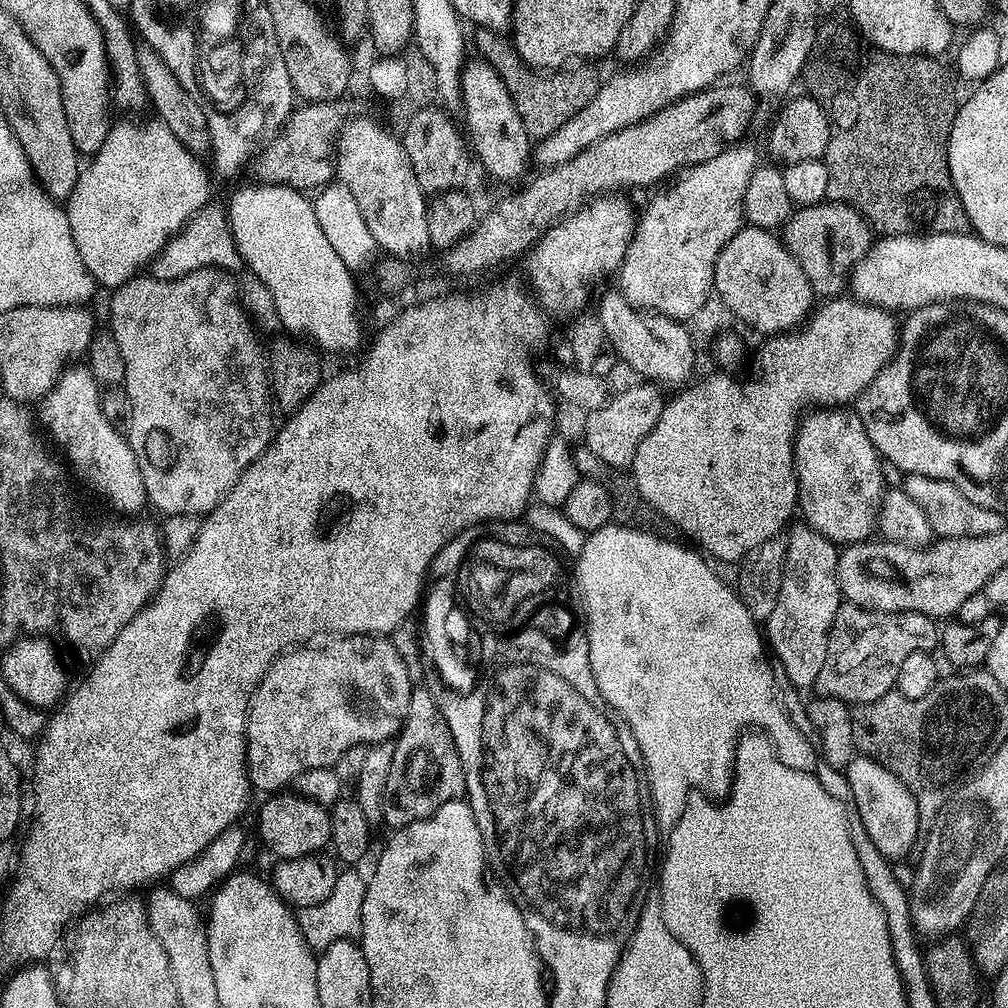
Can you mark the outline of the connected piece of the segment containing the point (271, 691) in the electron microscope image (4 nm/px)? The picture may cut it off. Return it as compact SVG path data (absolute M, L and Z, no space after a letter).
M365 634L327 651L304 652L280 661L248 706L248 781L257 793L276 794L306 770L335 765L348 748L391 741L404 726L413 687L406 662L384 634Z

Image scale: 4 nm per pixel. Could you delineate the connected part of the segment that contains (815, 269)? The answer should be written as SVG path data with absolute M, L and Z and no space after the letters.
M825 202L797 207L782 226L782 239L789 254L802 266L808 279L814 282L814 292L820 298L836 298L845 291L852 269L867 254L874 243L874 232L867 220L849 204Z

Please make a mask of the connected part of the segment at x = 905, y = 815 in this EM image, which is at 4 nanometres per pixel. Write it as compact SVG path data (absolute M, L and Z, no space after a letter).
M857 755L848 764L846 775L852 791L852 804L862 818L862 826L866 826L866 834L870 834L870 842L874 842L880 853L893 862L910 855L912 847L914 852L922 836L914 794L910 794L904 783L886 770L886 766L869 756Z

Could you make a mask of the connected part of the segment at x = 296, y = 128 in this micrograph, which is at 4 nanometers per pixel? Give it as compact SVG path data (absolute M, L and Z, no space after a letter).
M304 102L285 121L283 128L259 149L256 180L261 184L287 184L290 188L319 190L334 176L334 157L342 120L332 102Z

